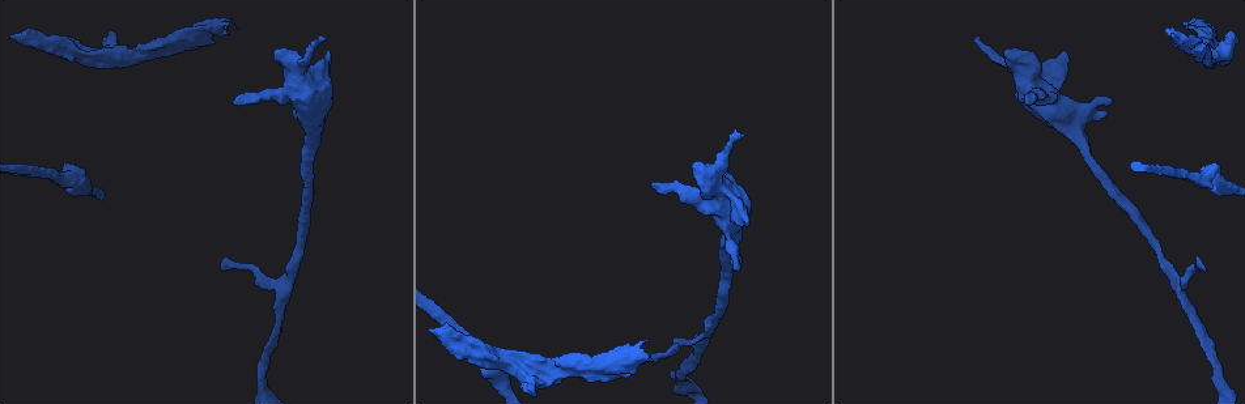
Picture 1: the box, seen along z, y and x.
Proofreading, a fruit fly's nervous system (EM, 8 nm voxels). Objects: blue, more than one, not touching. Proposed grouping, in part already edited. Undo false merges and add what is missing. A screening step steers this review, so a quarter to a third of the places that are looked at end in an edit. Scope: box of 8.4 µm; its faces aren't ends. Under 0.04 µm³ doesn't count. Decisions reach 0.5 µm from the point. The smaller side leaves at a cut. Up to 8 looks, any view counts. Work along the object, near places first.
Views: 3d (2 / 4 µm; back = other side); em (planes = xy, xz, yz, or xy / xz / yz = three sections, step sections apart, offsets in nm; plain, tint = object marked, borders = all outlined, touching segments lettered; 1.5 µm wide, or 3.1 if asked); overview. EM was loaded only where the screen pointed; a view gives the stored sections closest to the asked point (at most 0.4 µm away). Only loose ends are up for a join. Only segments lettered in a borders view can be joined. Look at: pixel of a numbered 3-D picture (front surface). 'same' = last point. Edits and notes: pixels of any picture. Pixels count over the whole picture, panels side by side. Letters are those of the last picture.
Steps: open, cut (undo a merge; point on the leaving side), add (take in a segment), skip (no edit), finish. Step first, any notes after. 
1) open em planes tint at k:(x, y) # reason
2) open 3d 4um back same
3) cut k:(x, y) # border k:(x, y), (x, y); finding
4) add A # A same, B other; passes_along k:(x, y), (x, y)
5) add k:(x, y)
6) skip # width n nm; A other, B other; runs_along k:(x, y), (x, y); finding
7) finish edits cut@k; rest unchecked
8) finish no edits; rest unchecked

open 3d 2um back at 1:(1222, 185) # calibre changes

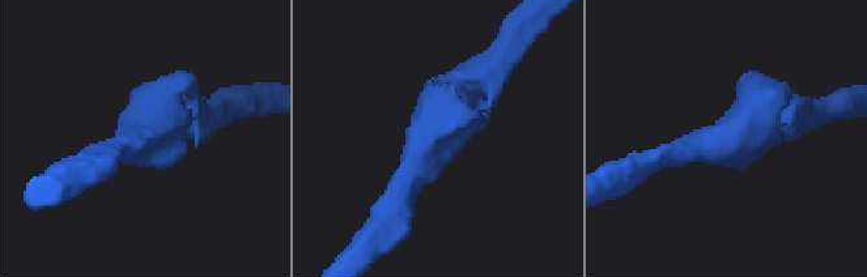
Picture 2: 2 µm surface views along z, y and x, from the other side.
open em planes plain at 2:(722, 144)

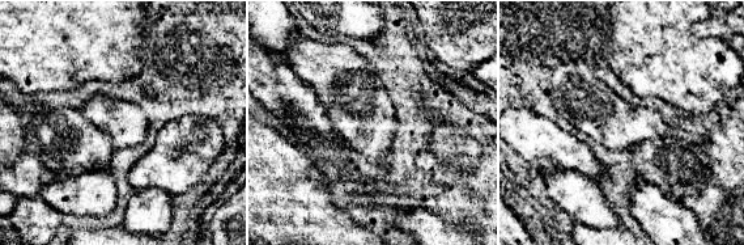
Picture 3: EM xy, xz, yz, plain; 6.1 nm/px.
open em planes borders same # what lies round it

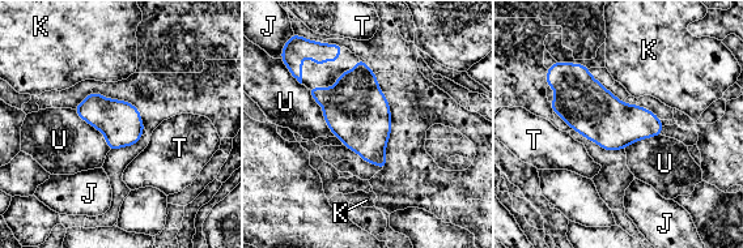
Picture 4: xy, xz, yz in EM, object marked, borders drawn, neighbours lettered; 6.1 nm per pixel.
skip # longest_contact U 340 nm; J other, K other, T other, U other; border 4:(308, 89), (336, 136); one neuron here

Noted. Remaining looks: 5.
open 3d 2um at 1:(235, 102) # free end

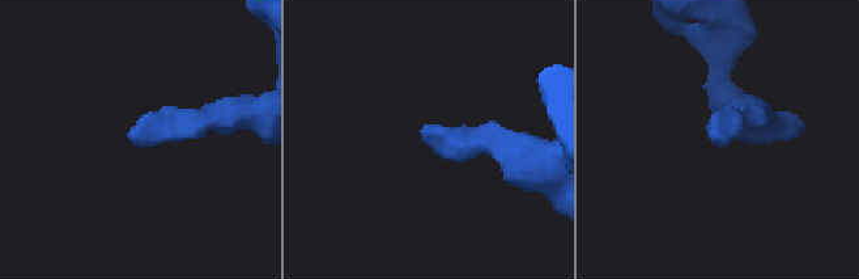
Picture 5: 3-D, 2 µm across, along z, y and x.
open em planes borders at 5:(421, 130)

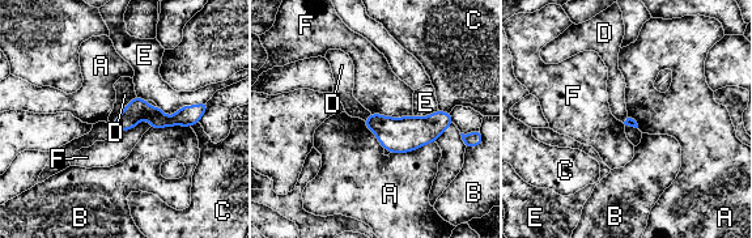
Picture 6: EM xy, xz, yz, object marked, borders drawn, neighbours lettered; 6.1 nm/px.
skip # A other, B other, C other, D other, E other, F other; runs_along 6:(191, 113), (118, 123); no lettered segment goes on from it

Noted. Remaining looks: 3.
open em xy step 8 borders at 1:(323, 38) # branch stops here

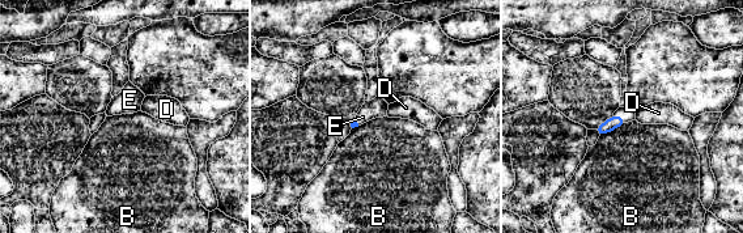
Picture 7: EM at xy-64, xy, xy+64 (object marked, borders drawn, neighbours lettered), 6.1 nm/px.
open em xz step 4 borders same # another direction

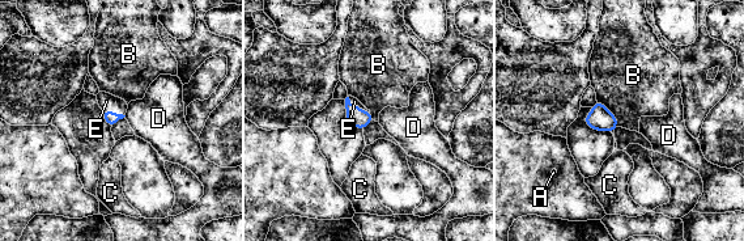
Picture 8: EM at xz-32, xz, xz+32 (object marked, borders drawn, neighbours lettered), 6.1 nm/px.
add E # A other, B other, C other, D other, E same; it goes on there

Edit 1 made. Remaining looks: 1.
finish edits add@8; rest unchecked

